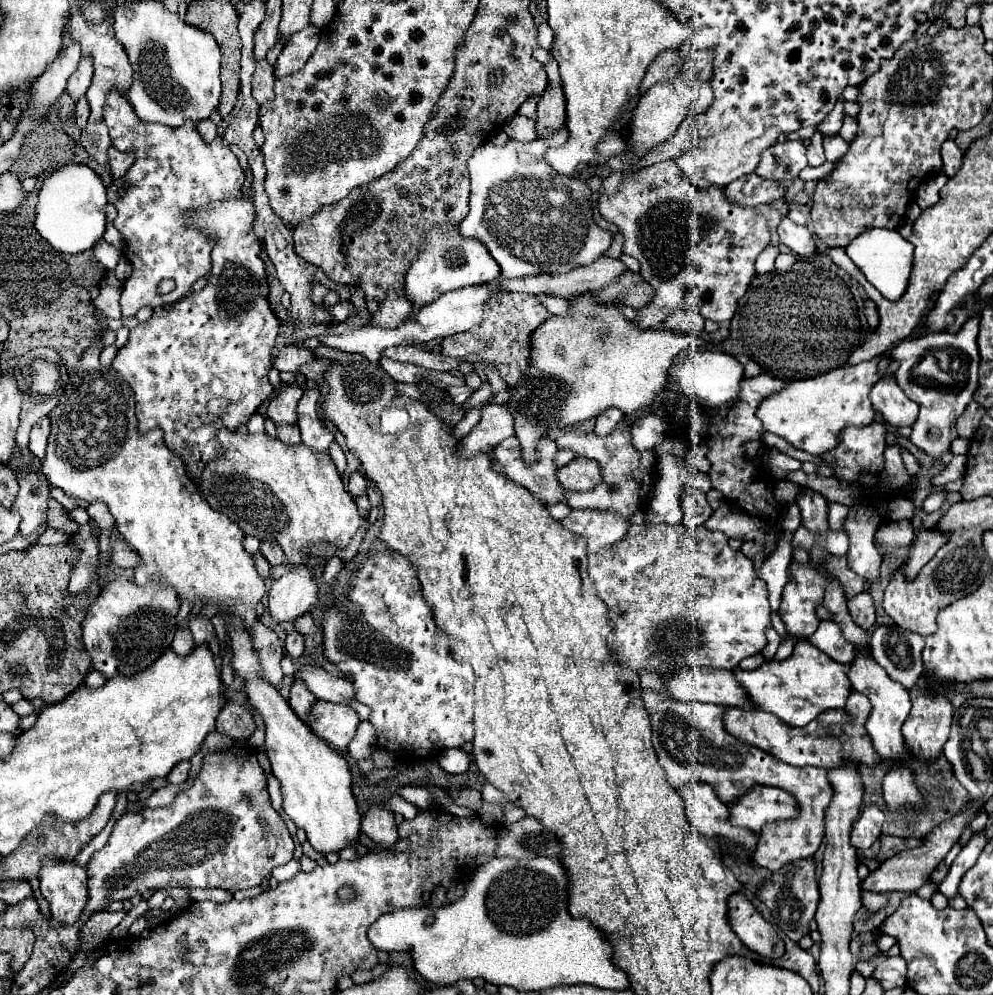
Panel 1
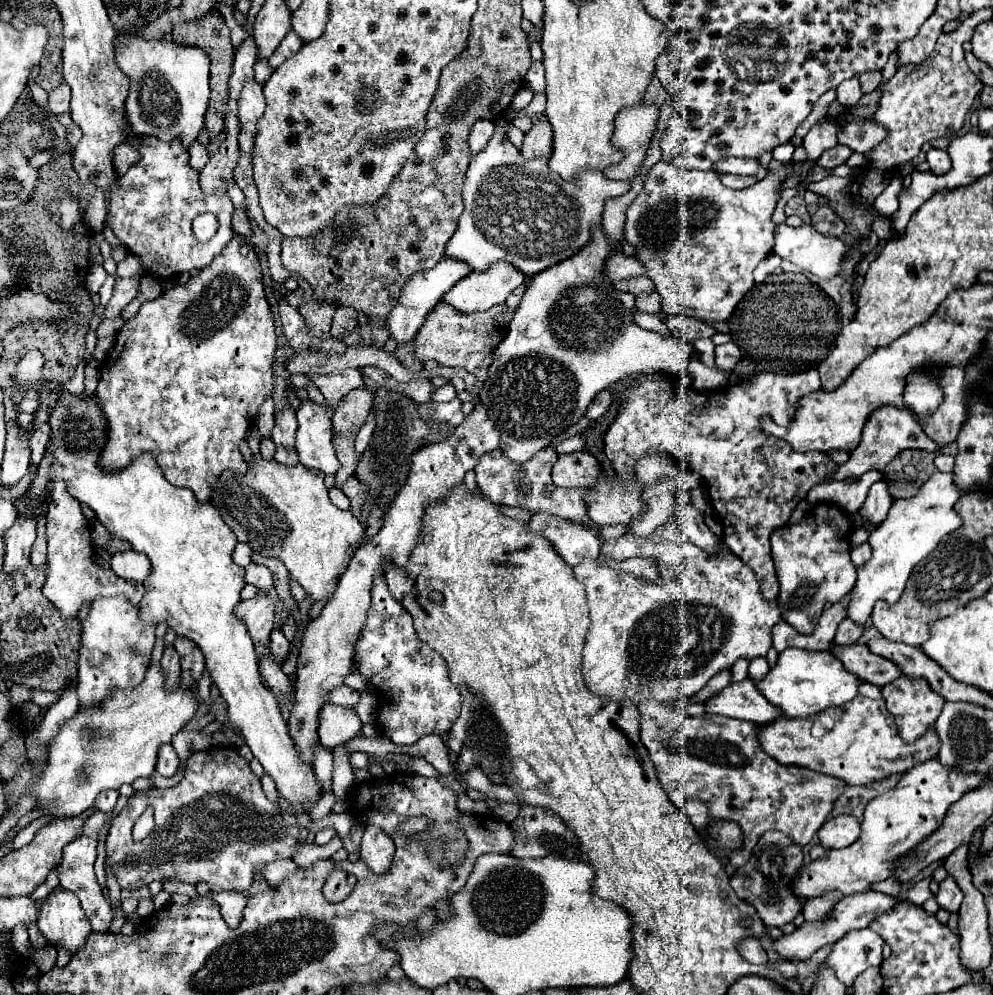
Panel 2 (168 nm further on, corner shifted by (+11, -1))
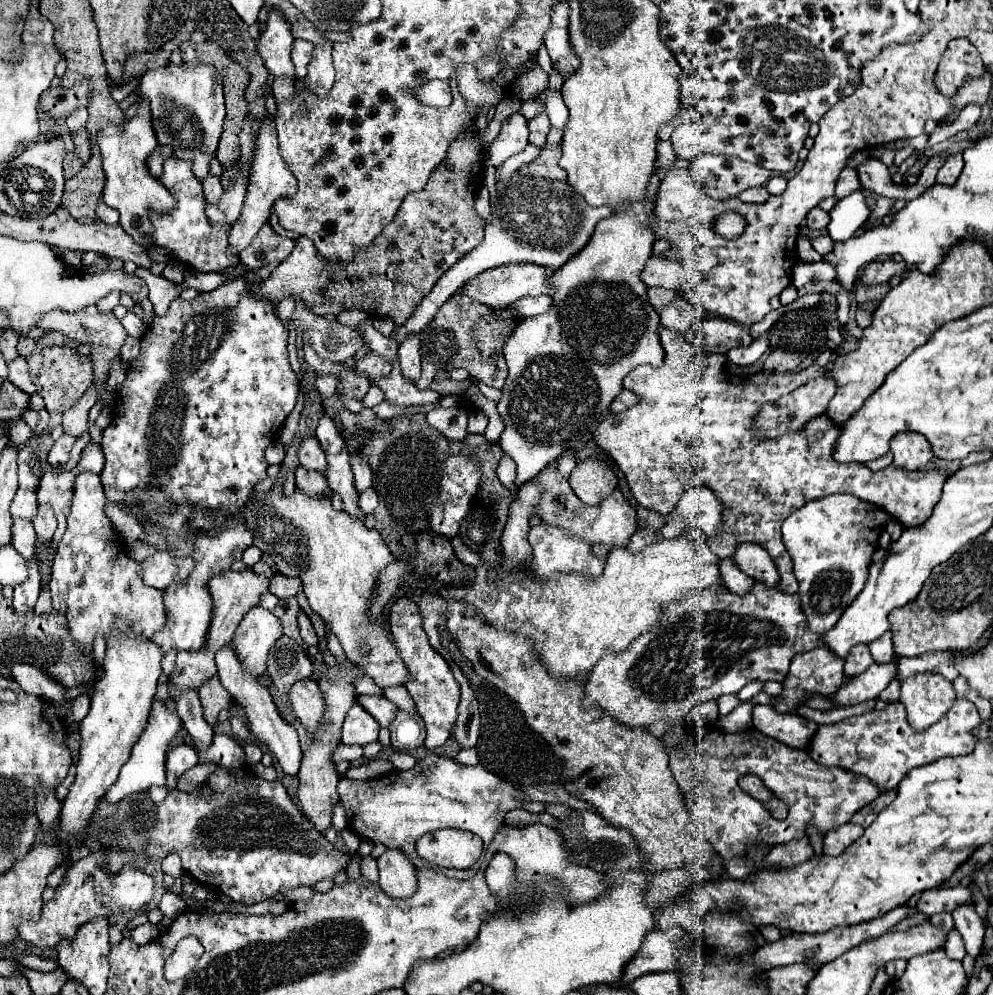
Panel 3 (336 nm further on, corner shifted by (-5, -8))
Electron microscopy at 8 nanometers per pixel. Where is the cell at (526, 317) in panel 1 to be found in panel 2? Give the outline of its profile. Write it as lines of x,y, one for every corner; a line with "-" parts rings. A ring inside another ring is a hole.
438,302
430,310
414,338
414,356
420,362
436,360
442,366
464,368
480,382
484,382
486,372
492,364
492,352
496,350
496,344
504,338
504,332
508,330
512,316
514,310
510,310
504,304
496,304
490,310
476,314
460,314
458,310
452,310
452,306
446,306
446,302

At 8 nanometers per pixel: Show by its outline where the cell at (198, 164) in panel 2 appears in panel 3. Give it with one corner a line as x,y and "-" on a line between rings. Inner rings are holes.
208,173
208,177
204,179
204,197
206,197
206,203
212,203
216,201
216,197
220,197
222,193
222,185
220,185
220,177

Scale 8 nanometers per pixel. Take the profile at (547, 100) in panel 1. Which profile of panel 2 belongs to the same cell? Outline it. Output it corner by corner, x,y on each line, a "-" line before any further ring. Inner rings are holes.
542,116
534,120
534,126
524,136
524,144
520,148
520,154
524,158
548,158
552,152
552,126

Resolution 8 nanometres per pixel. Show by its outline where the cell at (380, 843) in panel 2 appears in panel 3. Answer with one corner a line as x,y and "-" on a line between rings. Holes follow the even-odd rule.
386,849
378,857
380,887
394,899
404,899
416,893
416,869
400,849

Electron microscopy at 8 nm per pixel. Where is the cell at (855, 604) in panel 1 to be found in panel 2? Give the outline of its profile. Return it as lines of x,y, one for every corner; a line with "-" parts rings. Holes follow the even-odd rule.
844,618
836,630
836,636
834,636
834,644
836,646
848,646
848,644
856,644
862,636
862,628
856,626
852,620

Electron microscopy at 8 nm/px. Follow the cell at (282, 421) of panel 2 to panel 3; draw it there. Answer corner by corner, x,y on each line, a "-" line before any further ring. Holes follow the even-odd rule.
304,437
302,439
302,445
298,449
298,457
300,457
300,465
304,465
306,469
324,473
326,457
324,457
324,451
322,451
320,443
316,441
316,437

